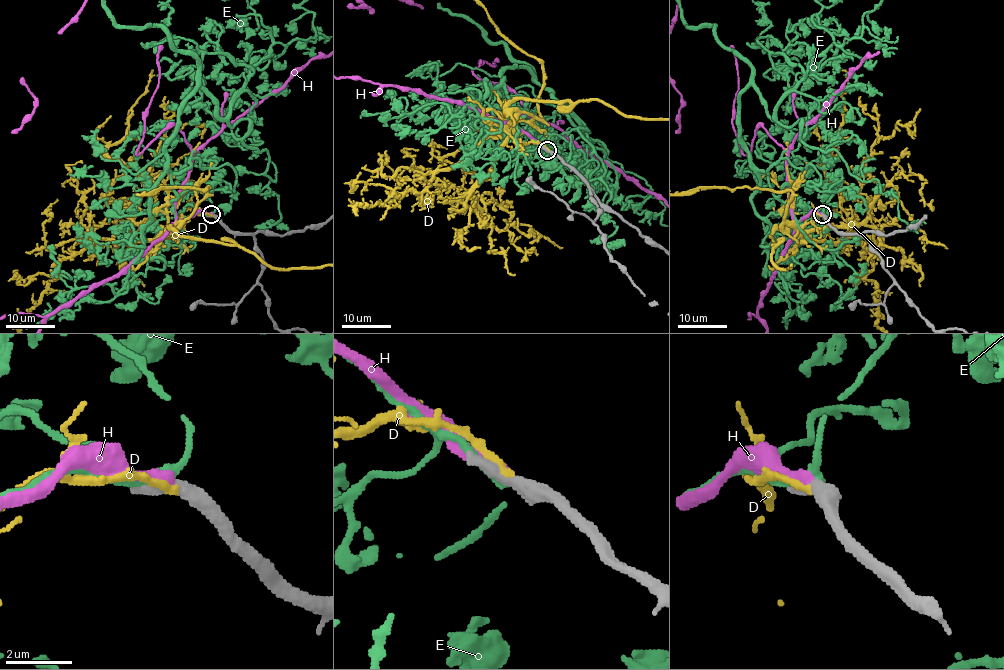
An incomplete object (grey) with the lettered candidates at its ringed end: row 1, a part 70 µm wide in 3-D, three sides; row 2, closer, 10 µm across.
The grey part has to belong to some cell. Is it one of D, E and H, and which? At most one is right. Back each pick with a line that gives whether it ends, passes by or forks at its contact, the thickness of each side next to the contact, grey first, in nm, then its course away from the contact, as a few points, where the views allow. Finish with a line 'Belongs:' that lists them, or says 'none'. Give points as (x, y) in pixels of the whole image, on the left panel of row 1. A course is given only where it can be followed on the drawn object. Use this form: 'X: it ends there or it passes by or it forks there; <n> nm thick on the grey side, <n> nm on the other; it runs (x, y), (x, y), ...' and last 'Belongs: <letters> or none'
H: it ends there; 480 nm thick on the grey side, 420 nm on the other
Belongs: H

